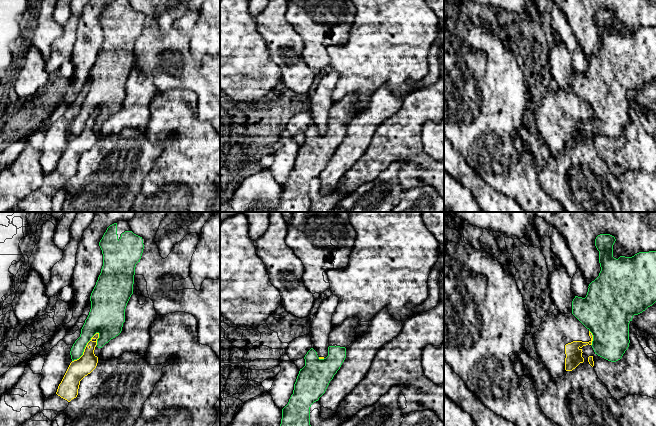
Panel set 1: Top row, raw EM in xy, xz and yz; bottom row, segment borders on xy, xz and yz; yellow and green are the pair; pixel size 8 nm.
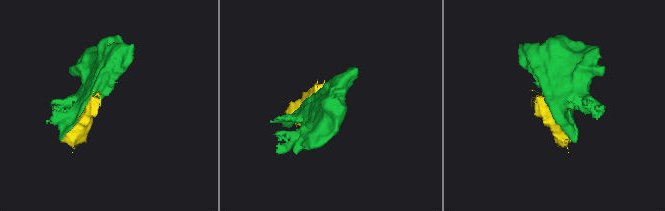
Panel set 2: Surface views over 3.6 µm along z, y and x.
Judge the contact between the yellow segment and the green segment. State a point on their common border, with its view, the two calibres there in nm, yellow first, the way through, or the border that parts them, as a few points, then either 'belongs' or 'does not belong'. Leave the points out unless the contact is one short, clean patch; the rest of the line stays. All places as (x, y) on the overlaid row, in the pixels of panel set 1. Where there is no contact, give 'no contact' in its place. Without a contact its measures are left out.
meets yellow in xy at (85, 348); 160 nm thick on the yellow side, 190 nm on the other; does not belong

